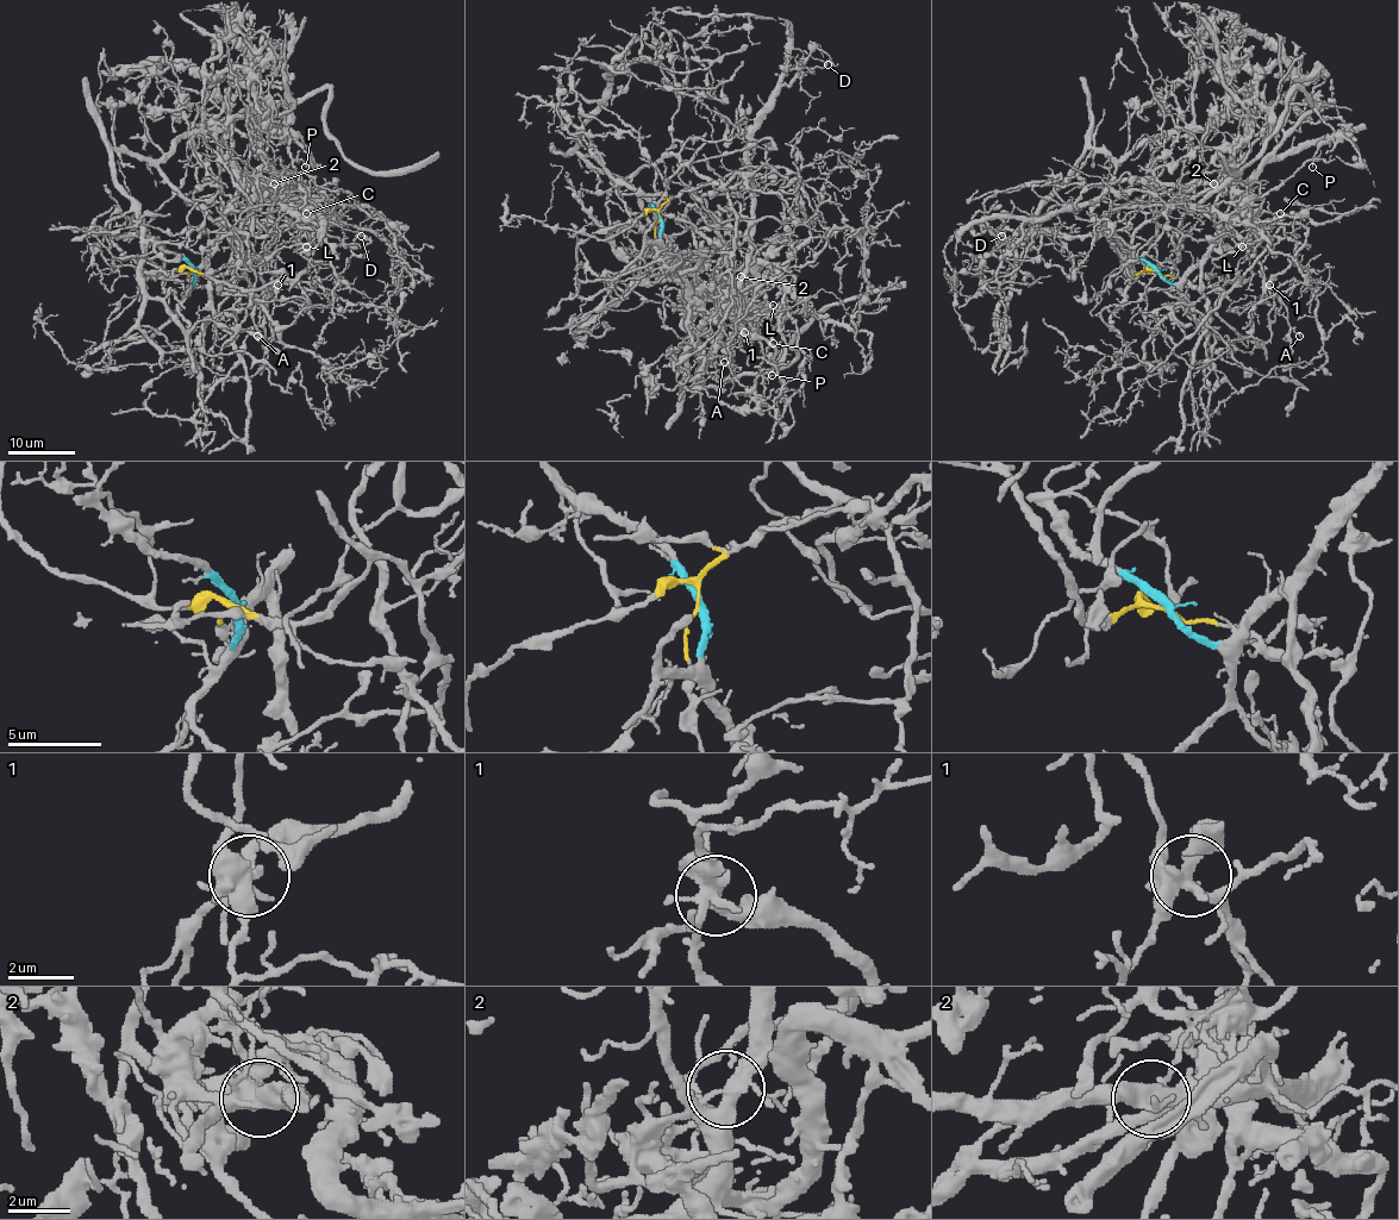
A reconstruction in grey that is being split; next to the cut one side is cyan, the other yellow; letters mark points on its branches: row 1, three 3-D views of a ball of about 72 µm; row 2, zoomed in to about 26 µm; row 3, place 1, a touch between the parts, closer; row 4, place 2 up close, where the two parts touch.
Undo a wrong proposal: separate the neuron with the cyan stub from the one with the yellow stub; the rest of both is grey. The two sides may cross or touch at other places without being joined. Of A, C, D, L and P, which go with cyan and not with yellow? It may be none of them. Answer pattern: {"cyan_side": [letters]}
{"cyan_side": ["A", "C", "D", "L", "P"]}

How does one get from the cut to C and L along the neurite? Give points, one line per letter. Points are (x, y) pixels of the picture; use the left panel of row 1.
C: (193, 270), (194, 283), (219, 220), (243, 187), (307, 196), (311, 213), (324, 221), (306, 213)
L: (193, 270), (194, 283), (219, 220), (243, 187), (307, 196), (314, 218), (295, 245), (306, 246)

